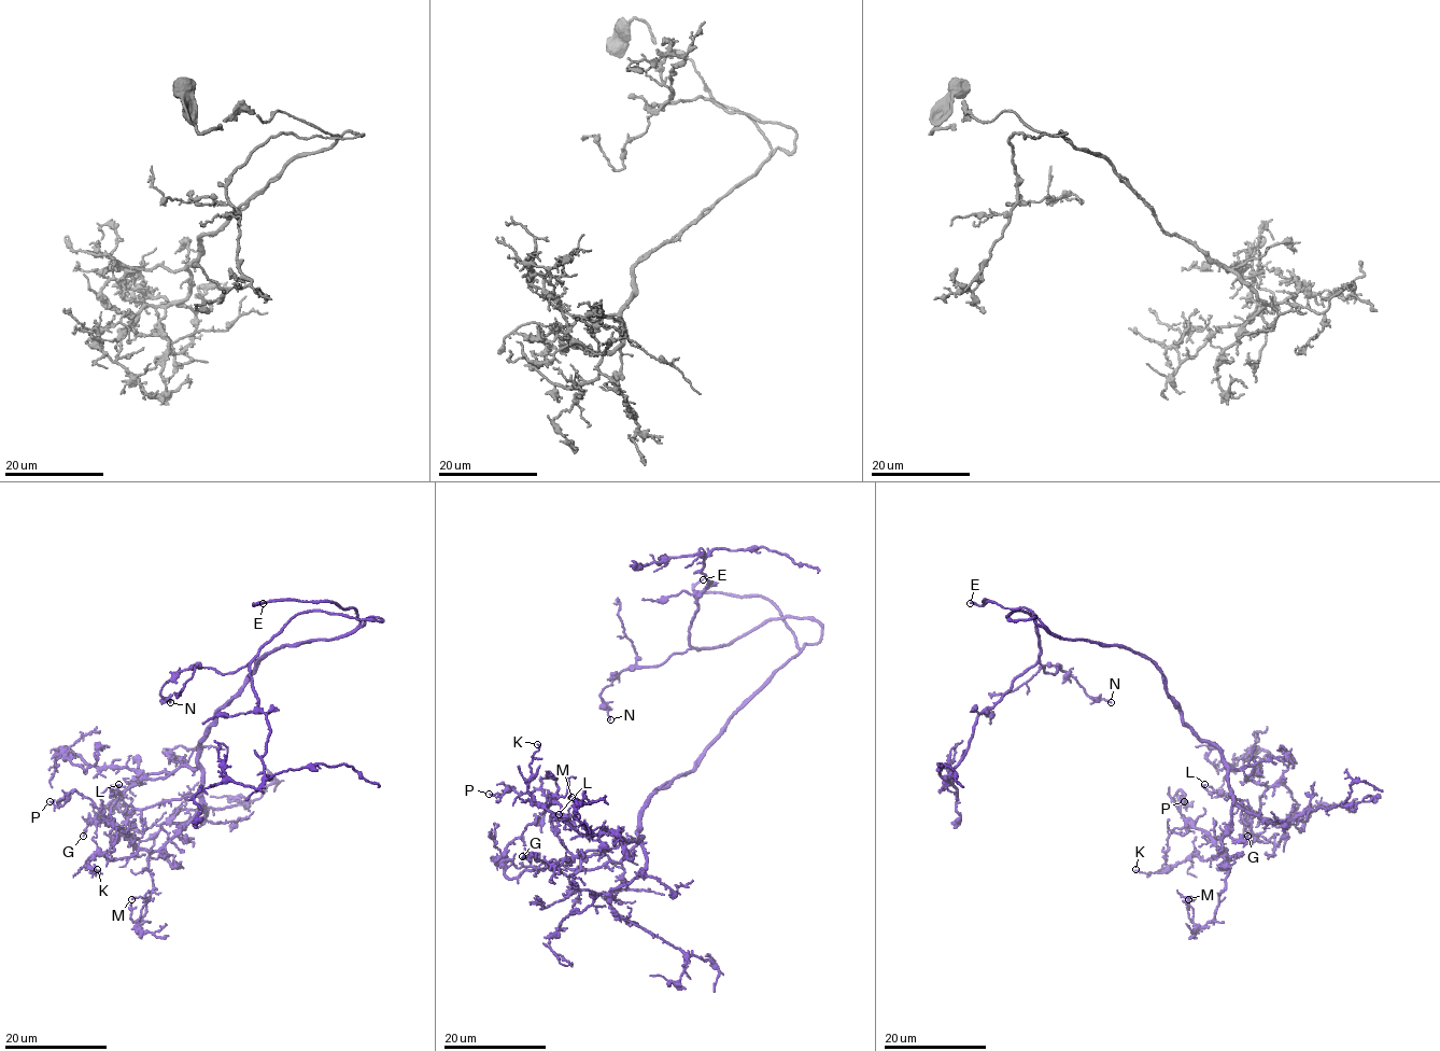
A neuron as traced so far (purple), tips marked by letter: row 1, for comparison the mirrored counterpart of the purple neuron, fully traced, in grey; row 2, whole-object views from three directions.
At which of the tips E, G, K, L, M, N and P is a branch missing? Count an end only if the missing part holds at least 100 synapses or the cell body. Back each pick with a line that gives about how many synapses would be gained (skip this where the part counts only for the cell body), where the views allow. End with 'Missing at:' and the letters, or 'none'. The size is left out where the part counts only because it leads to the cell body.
Missing at: E

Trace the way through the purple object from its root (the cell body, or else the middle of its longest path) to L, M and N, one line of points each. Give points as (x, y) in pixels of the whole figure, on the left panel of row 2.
L: (325, 639), (284, 645), (256, 662), (201, 738), (201, 787), (195, 794), (133, 809), (111, 793), (118, 784)
M: (325, 639), (265, 655), (216, 711), (199, 750), (199, 809), (150, 855), (136, 926), (149, 899), (131, 899)
N: (325, 639), (356, 631), (369, 617), (382, 619), (298, 613), (233, 672), (180, 670), (160, 691), (170, 702)

